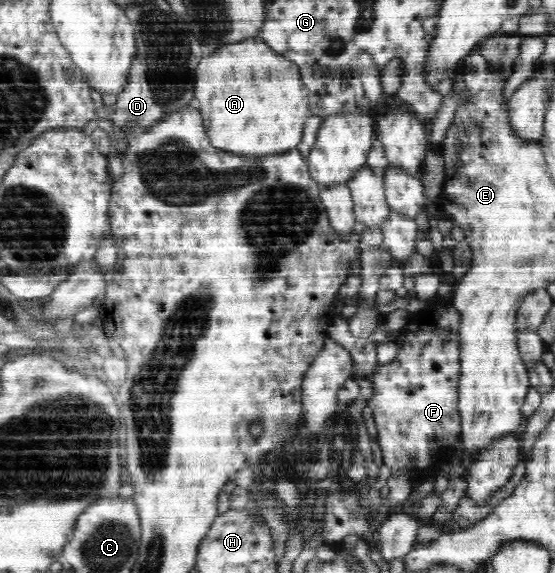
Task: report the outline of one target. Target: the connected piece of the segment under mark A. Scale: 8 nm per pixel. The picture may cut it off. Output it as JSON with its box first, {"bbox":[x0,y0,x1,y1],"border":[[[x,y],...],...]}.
{"bbox":[194,38,311,157],"border":[[[260,38],[247,39],[243,40],[243,42],[221,46],[221,48],[217,48],[217,52],[215,52],[215,50],[212,50],[211,52],[213,52],[211,56],[204,56],[201,62],[199,62],[194,78],[194,104],[198,111],[203,114],[203,122],[205,122],[204,128],[207,136],[209,136],[208,139],[211,144],[213,144],[215,148],[229,150],[229,152],[235,152],[235,154],[241,154],[241,156],[264,157],[267,155],[279,155],[279,152],[283,154],[283,152],[295,149],[295,146],[301,143],[306,120],[311,115],[309,110],[308,90],[305,83],[301,80],[299,68],[285,56],[279,55],[277,52],[271,50],[271,47]]]}

